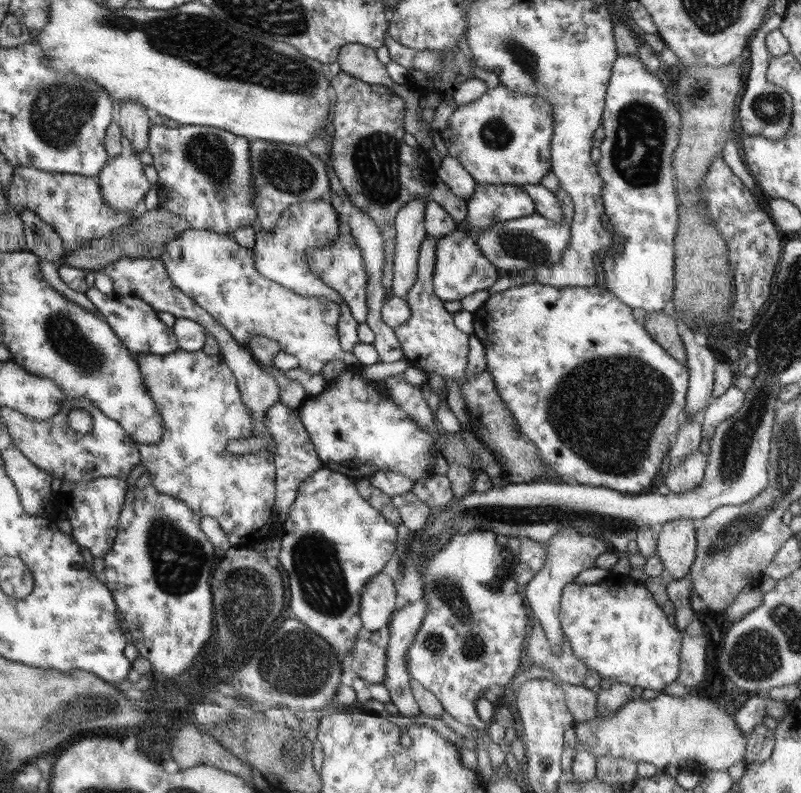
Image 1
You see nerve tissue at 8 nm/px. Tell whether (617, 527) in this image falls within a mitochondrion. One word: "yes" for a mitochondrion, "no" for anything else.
yes

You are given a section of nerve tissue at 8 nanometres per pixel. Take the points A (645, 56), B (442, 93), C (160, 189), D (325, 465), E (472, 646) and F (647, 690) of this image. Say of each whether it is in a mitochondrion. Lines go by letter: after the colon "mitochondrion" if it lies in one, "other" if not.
A: other
B: other
C: other
D: other
E: mitochondrion
F: other

